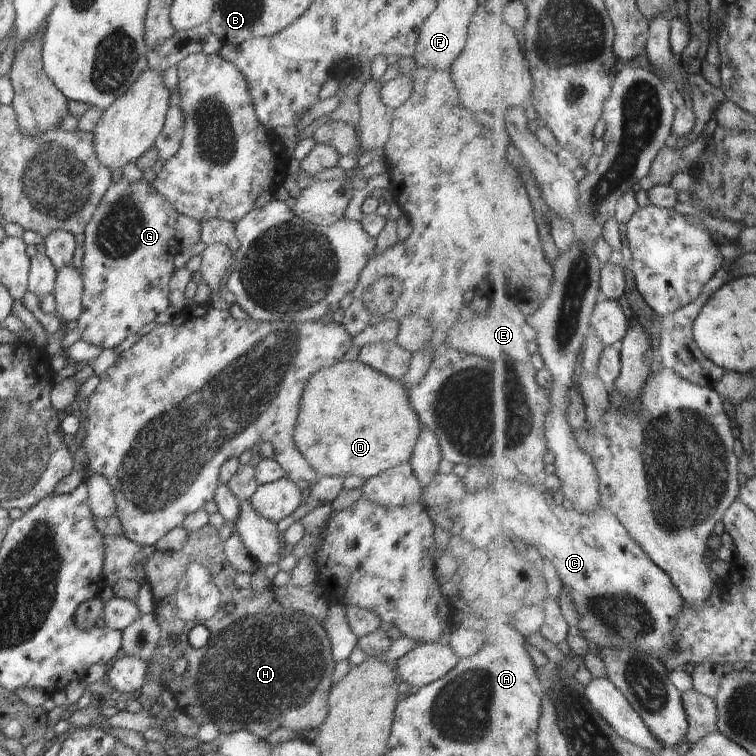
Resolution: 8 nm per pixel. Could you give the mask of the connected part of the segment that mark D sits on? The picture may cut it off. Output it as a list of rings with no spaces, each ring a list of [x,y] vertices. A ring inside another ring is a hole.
[[[340,361],[312,374],[302,390],[300,410],[294,426],[294,440],[298,452],[304,456],[319,477],[356,477],[362,480],[409,462],[421,422],[411,407],[407,392],[393,378],[360,361]]]

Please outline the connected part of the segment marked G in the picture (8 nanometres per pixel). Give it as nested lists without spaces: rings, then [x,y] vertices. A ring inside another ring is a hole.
[[[122,177],[108,187],[83,232],[84,255],[81,274],[84,294],[82,314],[76,324],[82,340],[100,348],[115,348],[130,334],[136,334],[146,324],[154,322],[158,314],[166,311],[169,306],[169,284],[175,271],[174,256],[182,249],[181,242],[176,238],[178,215],[174,206],[144,178],[128,182]]]

